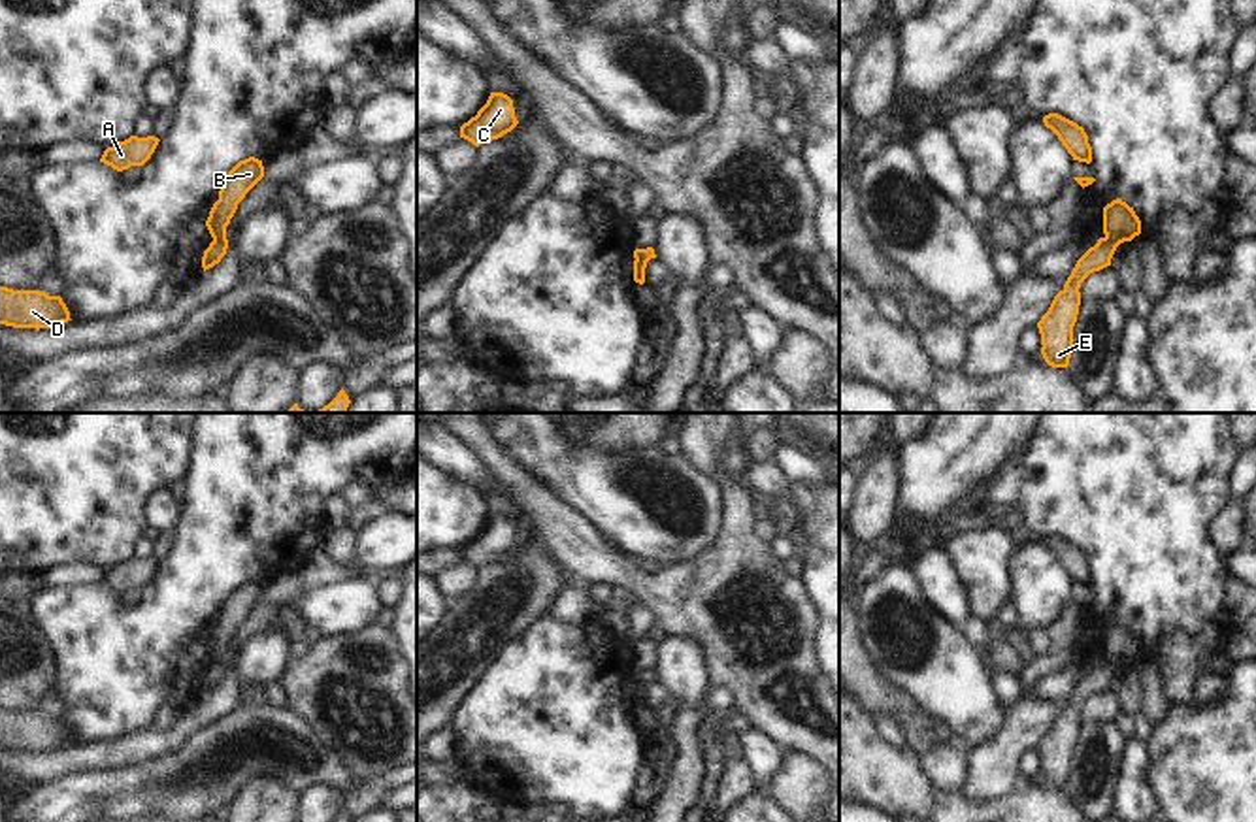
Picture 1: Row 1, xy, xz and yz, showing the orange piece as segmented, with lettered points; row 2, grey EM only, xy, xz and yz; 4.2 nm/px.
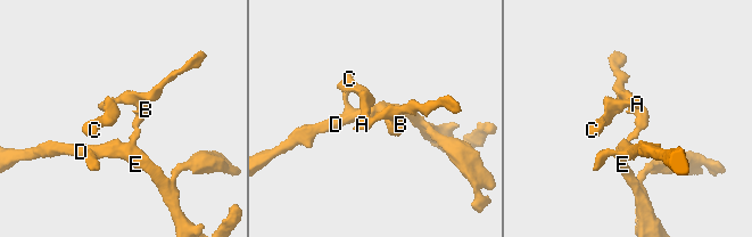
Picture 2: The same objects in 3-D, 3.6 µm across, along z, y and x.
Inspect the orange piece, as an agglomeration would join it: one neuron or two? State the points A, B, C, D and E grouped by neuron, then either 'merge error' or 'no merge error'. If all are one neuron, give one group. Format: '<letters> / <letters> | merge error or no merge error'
A B C / D E | merge error

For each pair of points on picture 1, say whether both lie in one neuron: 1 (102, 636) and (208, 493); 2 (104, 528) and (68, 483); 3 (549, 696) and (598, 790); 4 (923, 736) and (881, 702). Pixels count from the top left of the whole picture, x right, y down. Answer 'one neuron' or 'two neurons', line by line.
1: one neuron
2: one neuron
3: one neuron
4: one neuron

